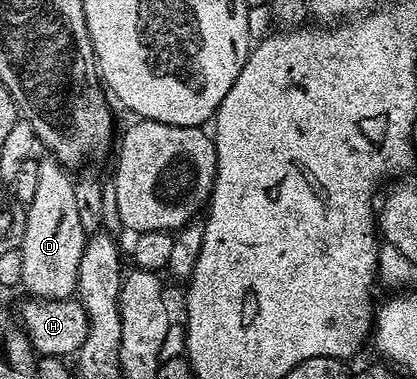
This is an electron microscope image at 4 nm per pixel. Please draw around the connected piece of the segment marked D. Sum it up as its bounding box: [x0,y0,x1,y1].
[18,158,86,300]

